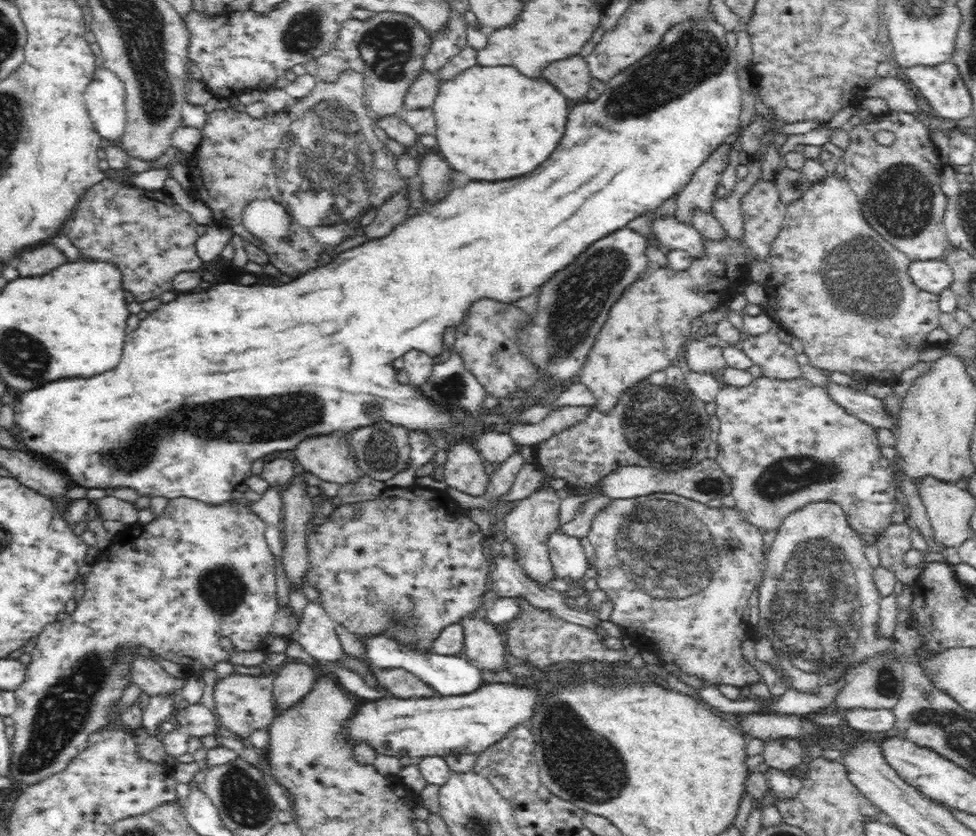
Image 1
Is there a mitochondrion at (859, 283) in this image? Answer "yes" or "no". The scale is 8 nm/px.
yes

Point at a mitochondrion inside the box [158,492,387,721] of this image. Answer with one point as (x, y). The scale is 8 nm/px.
(223, 589)

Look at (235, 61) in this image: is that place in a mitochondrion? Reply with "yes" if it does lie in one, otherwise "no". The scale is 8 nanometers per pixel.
no

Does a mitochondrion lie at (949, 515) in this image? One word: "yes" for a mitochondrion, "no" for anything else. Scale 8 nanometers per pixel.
no

